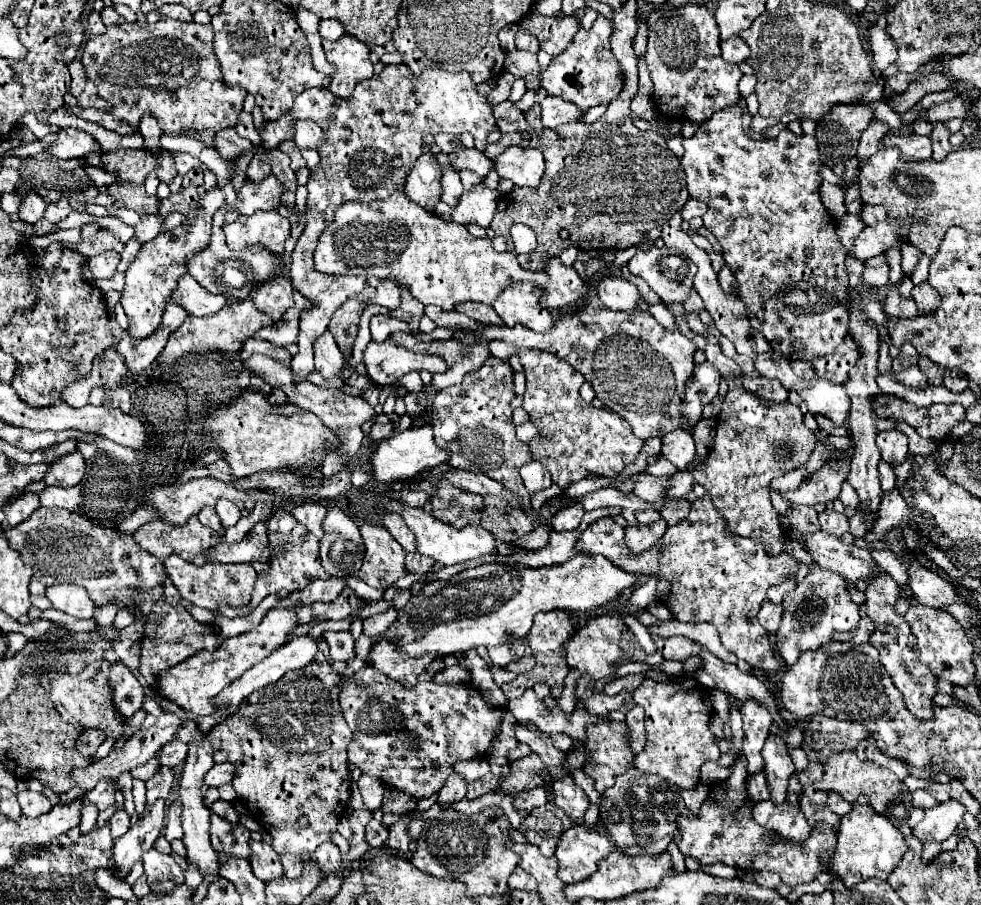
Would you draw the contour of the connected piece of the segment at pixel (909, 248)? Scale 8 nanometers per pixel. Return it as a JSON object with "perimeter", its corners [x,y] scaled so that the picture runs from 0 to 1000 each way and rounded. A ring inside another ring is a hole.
{"perimeter":[[[929,269],[918,271],[918,297],[920,297],[920,304],[929,304],[937,286],[939,286],[939,280],[937,280],[935,273],[931,273]]]}

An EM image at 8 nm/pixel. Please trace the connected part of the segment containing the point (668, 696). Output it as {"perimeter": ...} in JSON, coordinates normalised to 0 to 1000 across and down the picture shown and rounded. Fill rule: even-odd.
{"perimeter":[[[657,750],[649,761],[647,761],[647,777],[657,781],[657,803],[660,803],[660,823],[657,828],[647,836],[647,848],[657,852],[657,854],[666,854],[672,856],[676,861],[686,863],[688,867],[692,867],[694,872],[706,872],[713,863],[713,848],[719,841],[729,841],[733,839],[735,830],[733,825],[727,821],[727,810],[723,808],[723,792],[727,788],[727,781],[723,783],[719,772],[717,772],[717,764],[715,757],[708,750],[692,750],[686,755],[670,755],[666,750]]]}

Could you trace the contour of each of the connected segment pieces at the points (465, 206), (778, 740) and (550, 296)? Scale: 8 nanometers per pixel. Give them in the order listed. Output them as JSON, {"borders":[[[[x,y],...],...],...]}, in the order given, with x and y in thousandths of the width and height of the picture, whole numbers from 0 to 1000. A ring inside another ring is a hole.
{"borders":[[[[486,204],[480,211],[474,211],[464,229],[458,229],[456,224],[448,222],[443,229],[443,238],[456,246],[468,246],[468,249],[488,249],[498,251],[505,229],[507,229],[509,211],[501,211],[494,204]]],[[[784,812],[776,830],[780,839],[782,865],[786,872],[786,883],[796,887],[802,881],[802,861],[810,854],[808,841],[804,836],[804,823],[796,812]]],[[[568,284],[558,288],[556,302],[560,304],[560,313],[556,317],[554,328],[554,337],[558,341],[590,339],[600,328],[600,315],[590,306],[584,295],[572,293]]]]}

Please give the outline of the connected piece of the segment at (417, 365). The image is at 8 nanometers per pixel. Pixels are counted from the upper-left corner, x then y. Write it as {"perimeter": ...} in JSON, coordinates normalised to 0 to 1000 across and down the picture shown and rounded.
{"perimeter":[[[378,377],[370,388],[370,401],[374,408],[374,417],[388,428],[405,423],[411,414],[419,410],[452,412],[456,408],[452,397],[443,392],[427,392],[394,377]]]}

